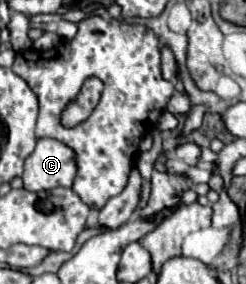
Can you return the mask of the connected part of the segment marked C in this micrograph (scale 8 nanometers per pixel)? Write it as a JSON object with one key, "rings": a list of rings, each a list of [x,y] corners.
{"rings":[[[39,138],[35,152],[25,160],[23,182],[31,192],[71,186],[77,174],[75,152],[53,138]]]}

